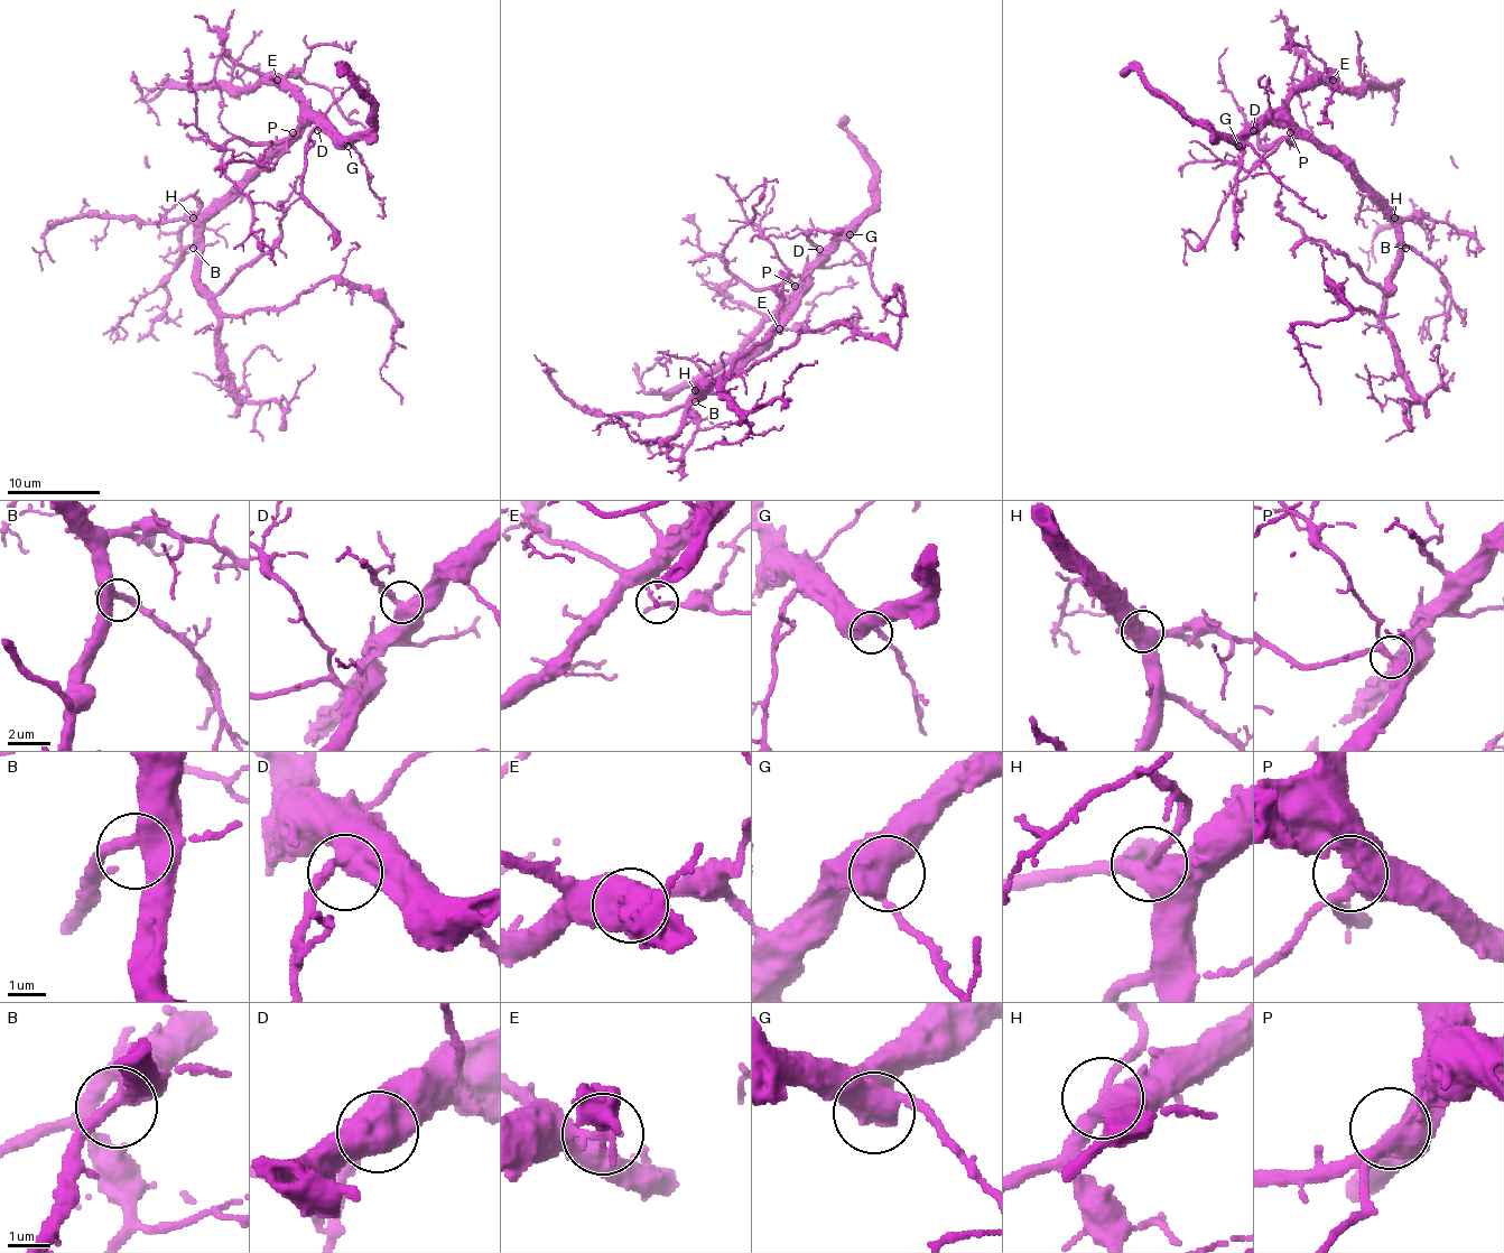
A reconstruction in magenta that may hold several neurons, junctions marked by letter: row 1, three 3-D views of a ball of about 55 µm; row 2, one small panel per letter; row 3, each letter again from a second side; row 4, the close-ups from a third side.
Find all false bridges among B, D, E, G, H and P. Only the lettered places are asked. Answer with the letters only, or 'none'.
none

